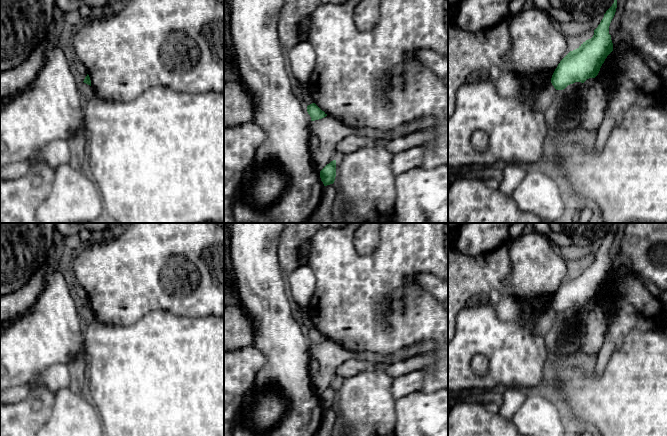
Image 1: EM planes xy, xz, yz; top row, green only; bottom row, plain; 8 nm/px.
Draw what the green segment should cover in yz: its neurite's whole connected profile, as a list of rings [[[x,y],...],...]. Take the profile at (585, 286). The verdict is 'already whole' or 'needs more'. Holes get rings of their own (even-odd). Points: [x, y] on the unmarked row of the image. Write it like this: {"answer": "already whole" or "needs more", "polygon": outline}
{"answer": "already whole", "polygon": [[[617,223],[606,235],[591,263],[570,275],[555,293],[551,307],[556,314],[563,314],[575,306],[584,307],[595,302],[607,280],[613,275],[609,250],[615,239]]]}

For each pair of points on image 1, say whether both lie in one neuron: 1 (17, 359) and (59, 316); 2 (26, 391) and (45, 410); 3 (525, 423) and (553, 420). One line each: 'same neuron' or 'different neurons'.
1: same neuron
2: different neurons
3: same neuron

